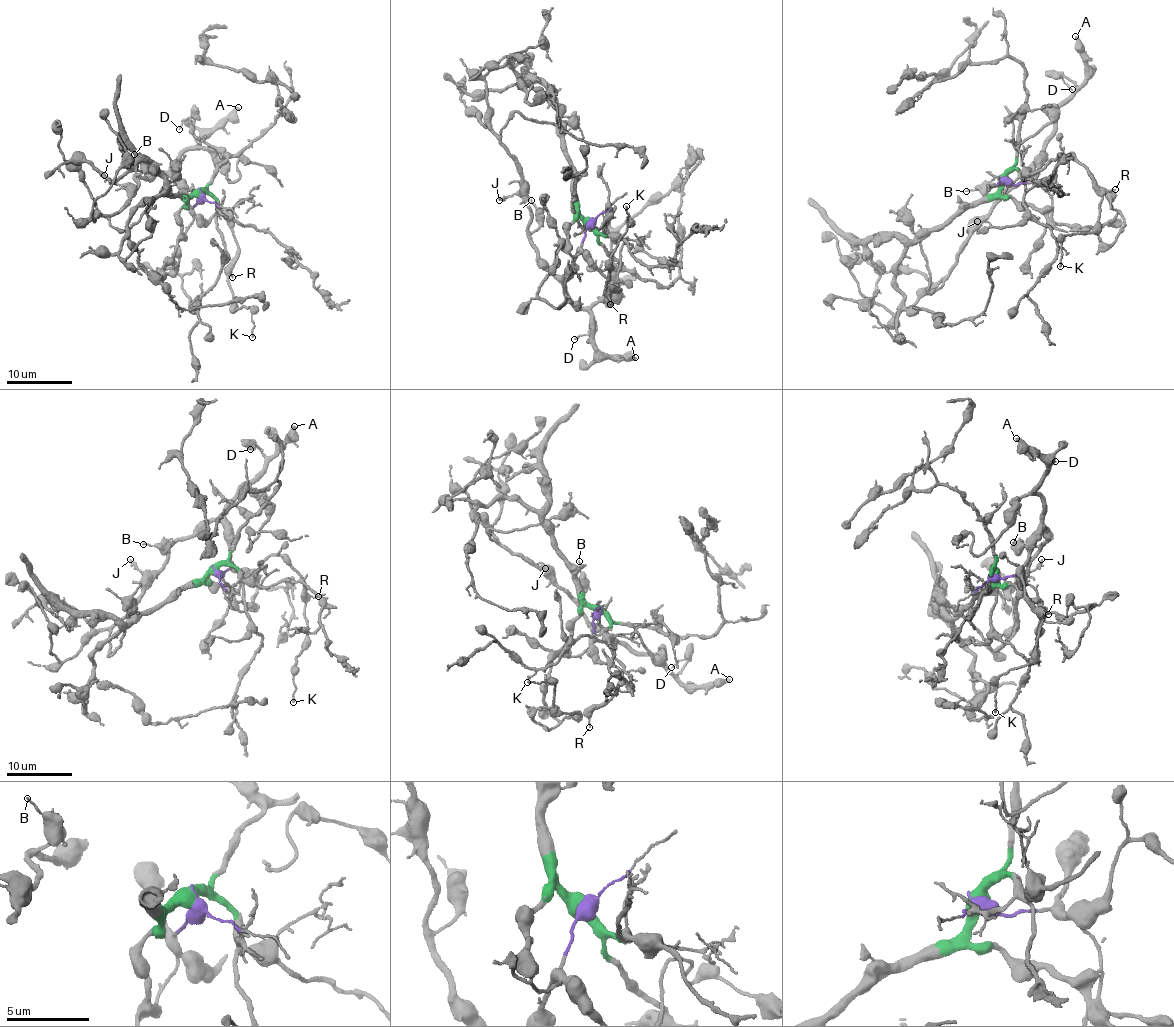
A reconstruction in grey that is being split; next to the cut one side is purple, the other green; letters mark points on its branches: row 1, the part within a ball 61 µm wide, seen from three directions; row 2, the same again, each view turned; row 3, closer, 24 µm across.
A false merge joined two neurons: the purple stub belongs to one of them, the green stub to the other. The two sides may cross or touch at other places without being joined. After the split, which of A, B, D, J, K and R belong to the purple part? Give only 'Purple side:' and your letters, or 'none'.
Purple side: A, B, D, J, K, R

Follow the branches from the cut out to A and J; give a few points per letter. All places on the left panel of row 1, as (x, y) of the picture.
A: (200, 195), (194, 207), (190, 206), (184, 179), (171, 171), (171, 161), (195, 148), (238, 107)
J: (200, 195), (194, 207), (190, 206), (179, 181), (160, 172), (137, 176), (138, 186), (133, 187), (104, 174)

